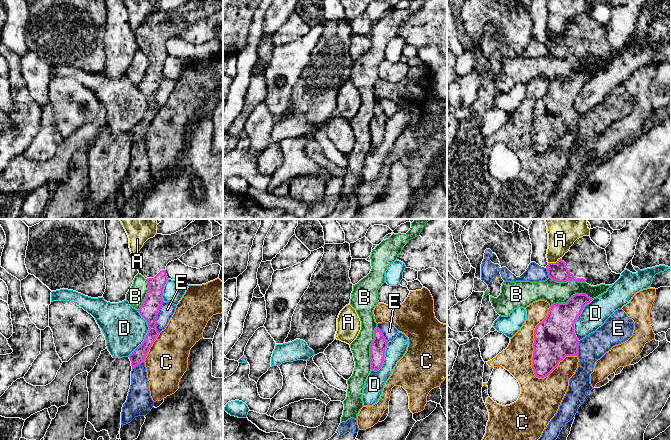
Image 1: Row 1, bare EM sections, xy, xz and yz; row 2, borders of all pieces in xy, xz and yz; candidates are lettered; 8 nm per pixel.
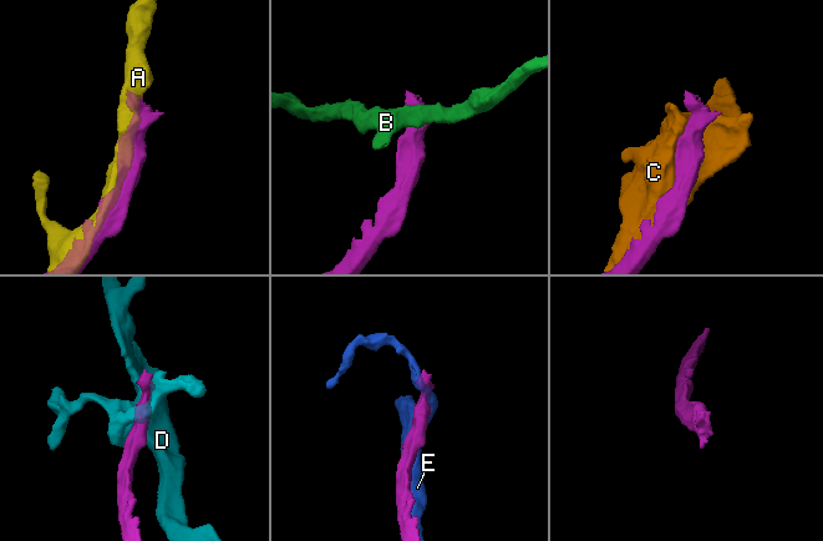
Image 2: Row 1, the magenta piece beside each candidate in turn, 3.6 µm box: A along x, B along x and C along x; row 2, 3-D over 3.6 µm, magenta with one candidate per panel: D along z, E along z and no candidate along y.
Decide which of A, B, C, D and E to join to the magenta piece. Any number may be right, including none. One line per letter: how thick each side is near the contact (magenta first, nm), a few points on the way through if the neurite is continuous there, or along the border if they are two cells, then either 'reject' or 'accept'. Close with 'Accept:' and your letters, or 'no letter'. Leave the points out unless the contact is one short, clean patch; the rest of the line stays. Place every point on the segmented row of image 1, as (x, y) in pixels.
A: 150/240 nm | reject
B: 130/160 nm | reject
C: 340/240 nm | reject
D: 150/340 nm | reject
E: 150/120 nm | reject
Accept: no letter

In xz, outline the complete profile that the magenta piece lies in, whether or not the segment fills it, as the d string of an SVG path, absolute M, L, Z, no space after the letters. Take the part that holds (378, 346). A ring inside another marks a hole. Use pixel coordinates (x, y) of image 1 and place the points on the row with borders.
M376 327L374 330L374 339L370 345L371 370L377 371L381 368L387 343L388 341L383 336L381 330Z

